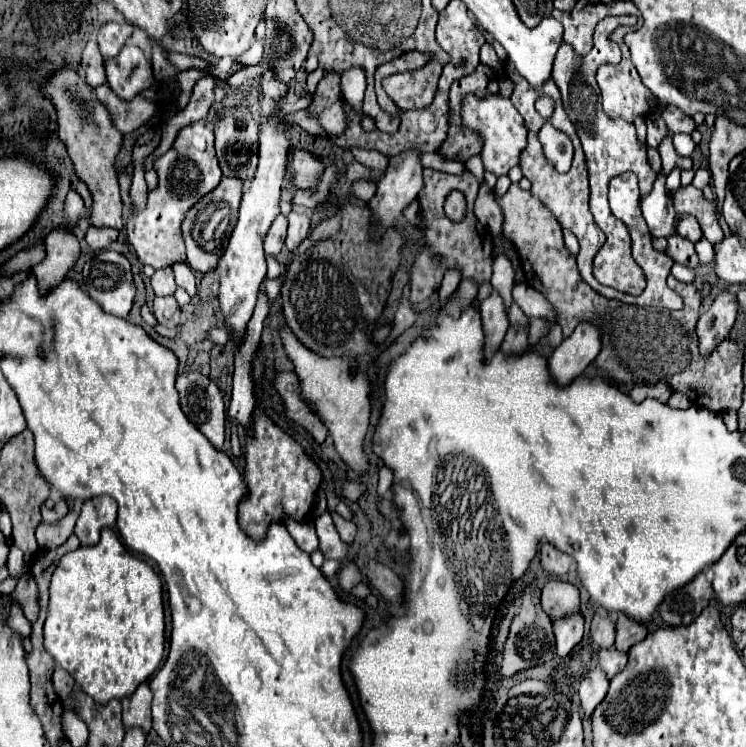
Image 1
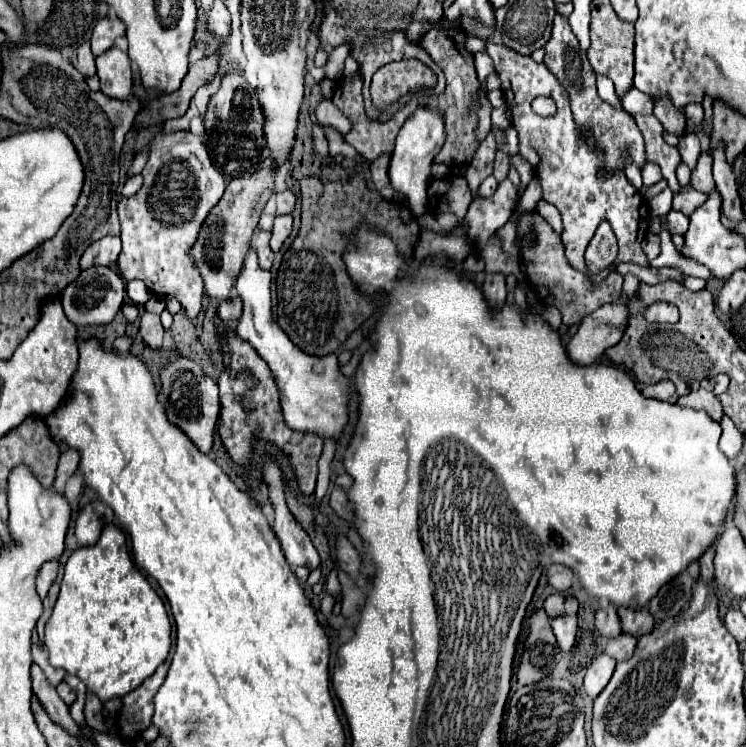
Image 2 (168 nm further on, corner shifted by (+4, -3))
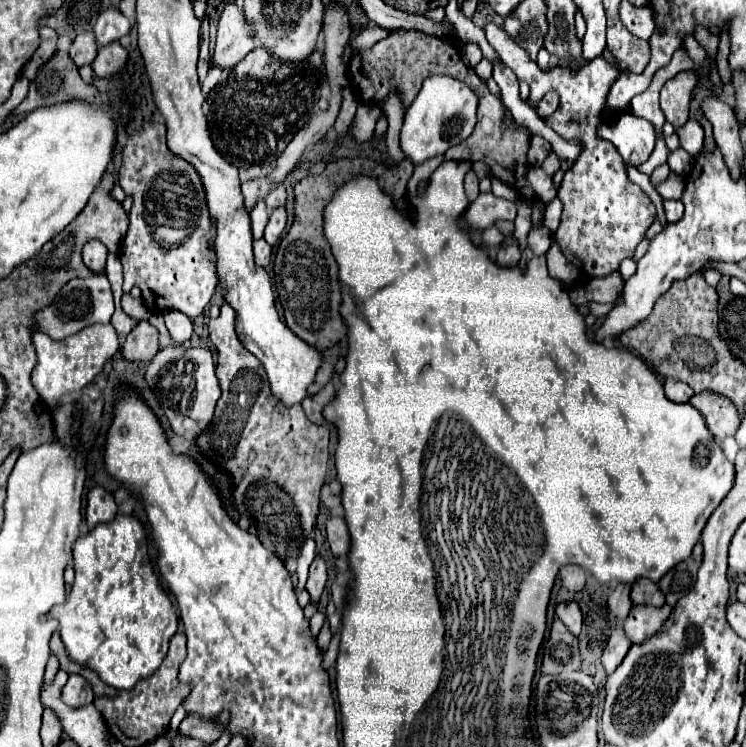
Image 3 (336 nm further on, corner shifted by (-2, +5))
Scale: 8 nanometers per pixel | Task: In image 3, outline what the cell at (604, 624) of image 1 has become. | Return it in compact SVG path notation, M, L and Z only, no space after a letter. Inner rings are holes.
M618 584L612 594L608 596L608 608L610 612L618 618L618 620L624 620L632 608L632 600L630 600L630 590L632 586L630 584Z

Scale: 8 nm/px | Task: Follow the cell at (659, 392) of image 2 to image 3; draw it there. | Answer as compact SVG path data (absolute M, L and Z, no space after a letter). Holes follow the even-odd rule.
M666 380L664 390L672 402L688 402L694 396L694 390L688 384L678 382L678 380Z

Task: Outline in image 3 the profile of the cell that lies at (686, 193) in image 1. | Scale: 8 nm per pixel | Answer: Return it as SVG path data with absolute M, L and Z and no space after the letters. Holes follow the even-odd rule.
M670 172L670 176L656 186L656 192L658 192L664 200L666 200L666 198L680 200L680 196L682 196L682 192L684 192L684 178L678 176L678 174L674 174L674 172Z

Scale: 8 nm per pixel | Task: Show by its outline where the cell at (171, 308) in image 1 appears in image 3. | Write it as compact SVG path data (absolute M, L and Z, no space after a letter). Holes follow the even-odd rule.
M138 322L138 326L126 336L122 344L122 356L130 362L150 362L158 352L158 330L148 322Z

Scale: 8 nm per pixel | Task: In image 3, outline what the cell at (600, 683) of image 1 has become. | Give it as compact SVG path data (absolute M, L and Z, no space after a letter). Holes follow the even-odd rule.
M618 626L618 628L612 632L612 636L610 636L610 640L608 640L606 648L604 648L604 654L602 654L602 664L604 664L606 674L612 674L612 672L618 668L618 664L620 664L620 662L624 660L624 656L628 654L630 646L632 646L632 642L630 642L630 638L624 634L624 628Z

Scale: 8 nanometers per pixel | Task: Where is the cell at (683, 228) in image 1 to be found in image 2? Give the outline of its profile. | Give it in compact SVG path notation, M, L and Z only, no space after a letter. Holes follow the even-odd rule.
M670 210L668 212L668 216L666 216L666 220L668 220L668 228L670 228L670 232L672 234L686 234L686 226L688 226L688 218L682 214L682 212L676 212L676 210Z

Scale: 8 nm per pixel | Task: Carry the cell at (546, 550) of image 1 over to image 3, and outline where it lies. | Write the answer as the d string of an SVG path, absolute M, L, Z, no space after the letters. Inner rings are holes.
M562 566L560 578L564 588L570 592L580 592L586 584L586 572L580 566Z

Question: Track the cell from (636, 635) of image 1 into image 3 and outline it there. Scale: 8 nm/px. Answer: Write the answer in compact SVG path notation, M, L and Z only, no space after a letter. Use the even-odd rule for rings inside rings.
M640 578L634 582L632 588L632 602L634 604L652 604L652 606L662 606L664 604L664 594L660 594L660 588L656 582L648 578Z

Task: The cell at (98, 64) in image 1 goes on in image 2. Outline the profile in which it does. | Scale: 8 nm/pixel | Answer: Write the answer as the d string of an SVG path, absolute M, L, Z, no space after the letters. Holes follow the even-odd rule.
M88 42L80 44L80 46L74 50L72 62L74 62L76 70L78 70L84 78L88 78L88 76L94 76L94 74L96 74L94 54L92 54L92 50L90 50L90 44L88 44Z

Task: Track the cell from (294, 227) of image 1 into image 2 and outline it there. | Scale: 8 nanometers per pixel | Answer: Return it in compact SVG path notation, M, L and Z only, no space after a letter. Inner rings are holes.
M290 214L286 216L276 216L274 220L274 230L272 230L272 240L270 240L270 246L274 252L278 252L282 248L282 244L286 242L286 238L290 236L292 232L292 222L294 218Z

